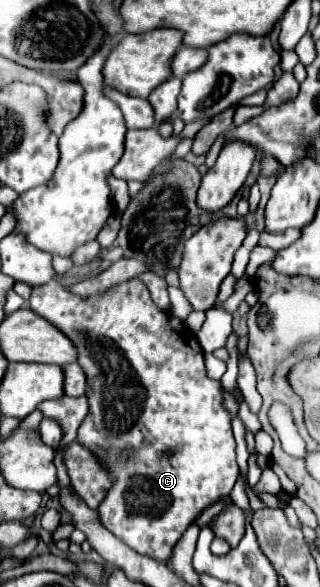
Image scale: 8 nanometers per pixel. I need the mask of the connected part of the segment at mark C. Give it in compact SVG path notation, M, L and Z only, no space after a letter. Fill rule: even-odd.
M131 279L127 283L121 283L117 287L113 287L113 291L101 293L101 295L91 295L91 297L79 297L73 295L69 289L65 289L61 283L51 281L47 283L43 289L35 287L31 297L29 297L29 307L41 315L43 319L47 319L49 323L53 323L57 329L61 329L61 333L69 335L69 339L73 339L73 345L77 347L77 363L83 367L85 377L89 379L89 391L85 393L89 399L89 415L85 417L85 421L79 427L79 435L77 441L81 445L85 445L89 451L93 451L97 457L101 457L101 463L109 469L113 481L113 487L109 489L105 501L99 505L99 515L101 515L101 523L115 535L119 537L123 543L127 543L131 549L135 549L141 555L149 555L157 561L167 563L173 555L173 547L177 545L177 541L181 539L181 535L187 531L187 527L199 517L199 513L213 505L215 501L219 501L221 497L229 495L237 475L239 475L239 465L235 461L235 439L233 439L233 431L231 431L231 415L223 405L223 391L221 391L221 383L213 381L207 377L205 365L203 365L203 351L199 347L199 341L193 333L187 331L187 325L177 319L177 317L169 317L165 311L161 311L153 299L151 293L147 289L147 285L141 279ZM119 449L127 449L127 459L125 461L113 461L109 453L117 453Z

